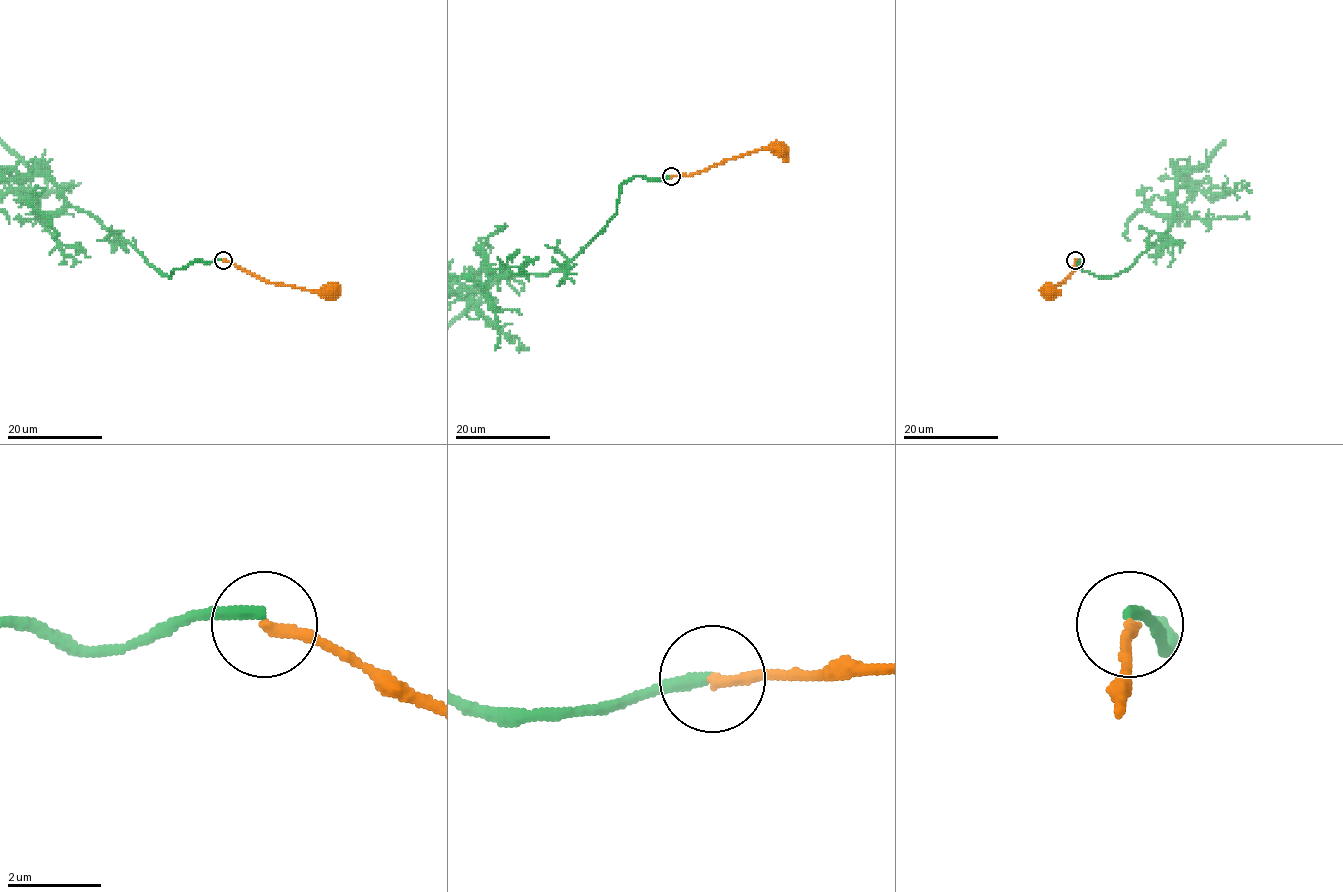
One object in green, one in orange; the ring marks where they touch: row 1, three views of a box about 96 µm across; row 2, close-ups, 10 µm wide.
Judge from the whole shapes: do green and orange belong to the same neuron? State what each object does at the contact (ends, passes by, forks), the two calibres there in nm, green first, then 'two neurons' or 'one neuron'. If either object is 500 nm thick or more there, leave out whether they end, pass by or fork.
green ends | orange ends | 260/240 nm | two neurons

